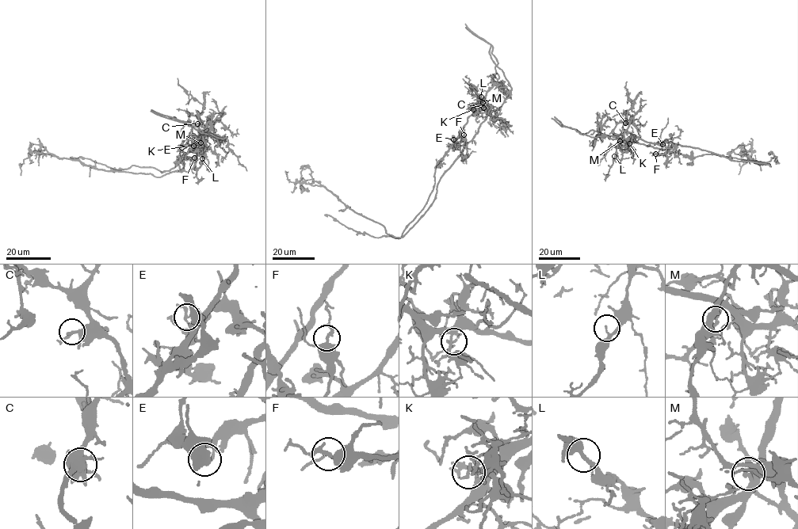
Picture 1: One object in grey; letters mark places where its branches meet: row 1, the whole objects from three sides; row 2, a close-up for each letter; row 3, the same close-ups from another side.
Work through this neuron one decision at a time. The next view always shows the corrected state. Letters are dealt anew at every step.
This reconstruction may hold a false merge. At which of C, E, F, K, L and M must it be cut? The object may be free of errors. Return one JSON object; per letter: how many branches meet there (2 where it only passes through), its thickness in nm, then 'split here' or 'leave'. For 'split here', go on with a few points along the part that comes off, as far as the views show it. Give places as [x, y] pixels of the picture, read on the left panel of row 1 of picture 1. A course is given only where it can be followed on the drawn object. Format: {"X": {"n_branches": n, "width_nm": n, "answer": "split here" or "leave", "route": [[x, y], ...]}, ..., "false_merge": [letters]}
{"C": {"n_branches": 2, "width_nm": 280, "answer": "leave"}, "E": {"n_branches": 2, "width_nm": 170, "answer": "leave"}, "F": {"n_branches": 2, "width_nm": 280, "answer": "leave"}, "K": {"n_branches": 2, "width_nm": 180, "answer": "leave"}, "L": {"n_branches": 2, "width_nm": 160, "answer": "leave"}, "M": {"n_branches": 2, "width_nm": 180, "answer": "split here", "route": [[200, 142], [191, 145], [175, 167], [161, 173], [131, 165], [114, 169], [89, 159], [70, 159]]}, "false_merge": ["M"]}

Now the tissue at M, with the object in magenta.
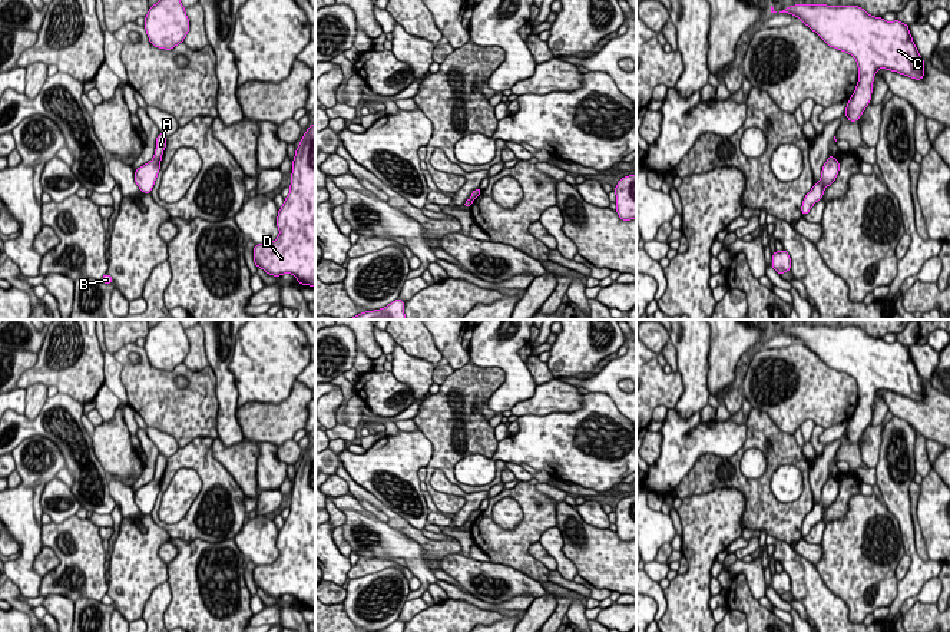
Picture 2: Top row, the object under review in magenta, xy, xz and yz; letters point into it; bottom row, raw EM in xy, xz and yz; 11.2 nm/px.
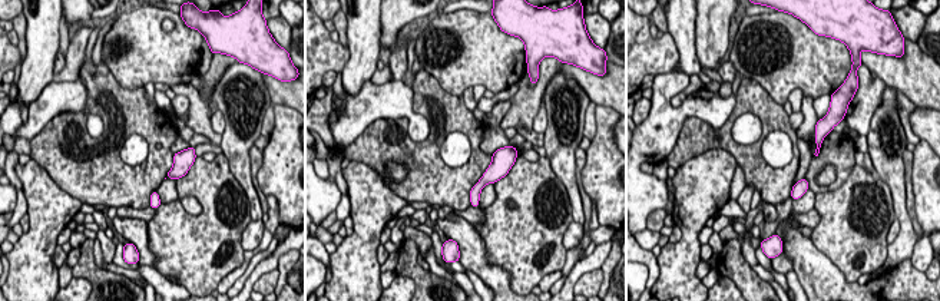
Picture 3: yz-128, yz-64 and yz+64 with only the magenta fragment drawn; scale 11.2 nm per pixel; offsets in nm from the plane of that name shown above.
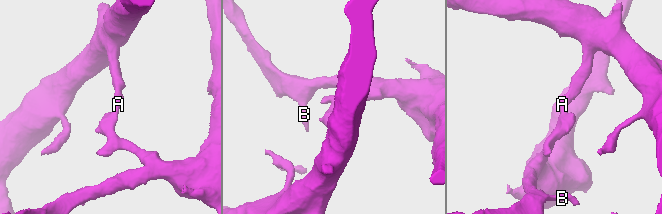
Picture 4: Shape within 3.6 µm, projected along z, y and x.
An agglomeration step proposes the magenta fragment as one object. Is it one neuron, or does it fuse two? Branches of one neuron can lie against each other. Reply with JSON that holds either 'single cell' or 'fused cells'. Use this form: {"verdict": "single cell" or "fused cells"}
{"verdict": "fused cells"}

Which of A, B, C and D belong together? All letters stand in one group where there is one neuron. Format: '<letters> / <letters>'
A C / B D

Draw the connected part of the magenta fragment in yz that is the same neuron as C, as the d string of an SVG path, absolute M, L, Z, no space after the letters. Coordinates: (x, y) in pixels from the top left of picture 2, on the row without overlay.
M795 325L779 334L797 337L830 368L855 378L858 404L844 431L857 443L871 421L874 396L887 390L923 401L924 380L918 375L908 345L870 337L858 327Z

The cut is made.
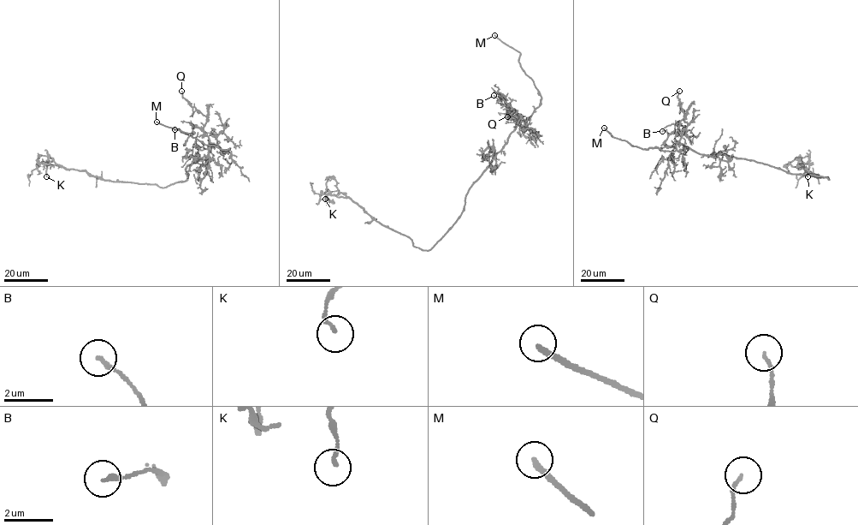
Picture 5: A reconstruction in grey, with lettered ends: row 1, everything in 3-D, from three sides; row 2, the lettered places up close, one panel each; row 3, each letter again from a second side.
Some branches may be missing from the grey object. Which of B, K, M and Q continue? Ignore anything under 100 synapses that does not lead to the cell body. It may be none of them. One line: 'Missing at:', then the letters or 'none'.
Missing at: M

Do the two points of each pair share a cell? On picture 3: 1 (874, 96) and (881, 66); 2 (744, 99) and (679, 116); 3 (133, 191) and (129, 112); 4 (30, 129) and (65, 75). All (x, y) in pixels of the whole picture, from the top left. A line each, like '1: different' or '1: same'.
1: different
2: different
3: same
4: different

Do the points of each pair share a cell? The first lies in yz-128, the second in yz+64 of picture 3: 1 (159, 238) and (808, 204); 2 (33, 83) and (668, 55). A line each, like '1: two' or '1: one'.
1: two
2: two

